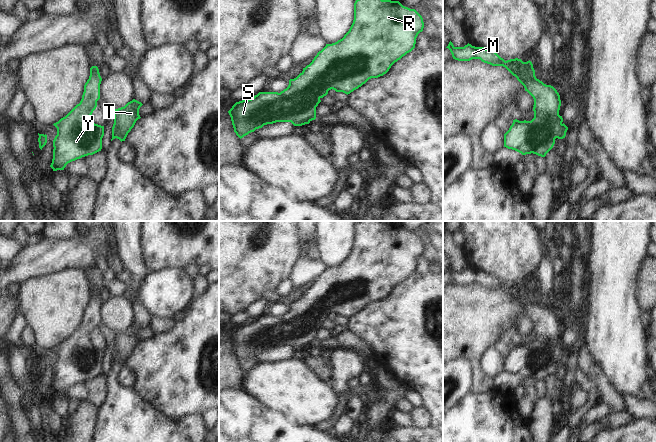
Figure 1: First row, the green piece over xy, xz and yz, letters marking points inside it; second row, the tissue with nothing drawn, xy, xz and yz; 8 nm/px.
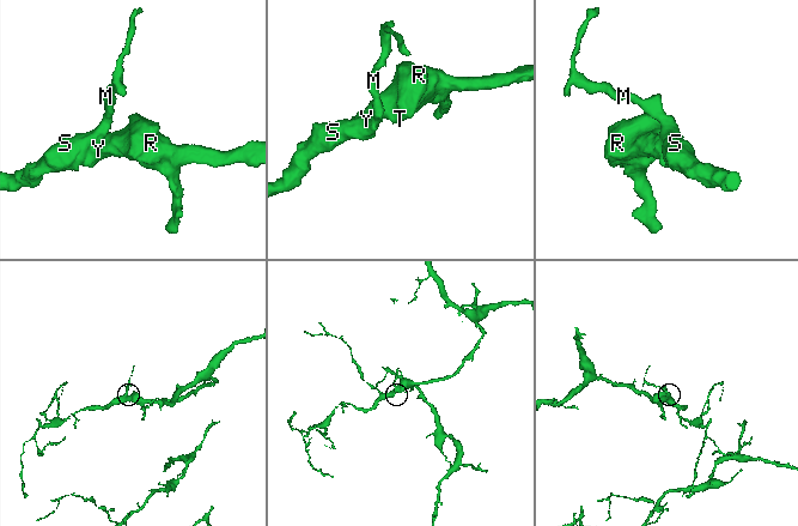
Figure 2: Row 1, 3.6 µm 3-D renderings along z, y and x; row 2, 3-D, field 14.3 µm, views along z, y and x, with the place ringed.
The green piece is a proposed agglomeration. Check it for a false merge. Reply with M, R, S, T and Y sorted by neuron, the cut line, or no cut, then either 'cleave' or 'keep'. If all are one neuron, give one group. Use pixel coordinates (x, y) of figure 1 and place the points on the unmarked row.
M R S T Y | no cut | keep

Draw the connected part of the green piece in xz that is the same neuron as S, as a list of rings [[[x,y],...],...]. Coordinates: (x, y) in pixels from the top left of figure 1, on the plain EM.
[[[360,221],[354,227],[354,244],[344,261],[326,270],[317,277],[312,286],[294,303],[286,313],[278,316],[259,316],[253,322],[236,326],[228,335],[234,356],[241,363],[264,349],[276,346],[291,346],[294,350],[309,348],[316,343],[316,331],[321,322],[333,313],[350,318],[371,302],[386,298],[391,290],[415,272],[416,262],[423,255],[422,240],[415,234],[403,230],[399,225],[382,224],[380,221]]]

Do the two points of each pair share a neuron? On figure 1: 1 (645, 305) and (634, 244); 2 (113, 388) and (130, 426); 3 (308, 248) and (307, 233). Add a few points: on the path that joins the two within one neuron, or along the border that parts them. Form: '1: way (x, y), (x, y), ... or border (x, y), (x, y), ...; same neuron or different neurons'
1: border (645, 257), (638, 281), (637, 298); different neurons
2: way (117, 397), (122, 405), (123, 417); same neuron
3: way (308, 244), (307, 237); same neuron

